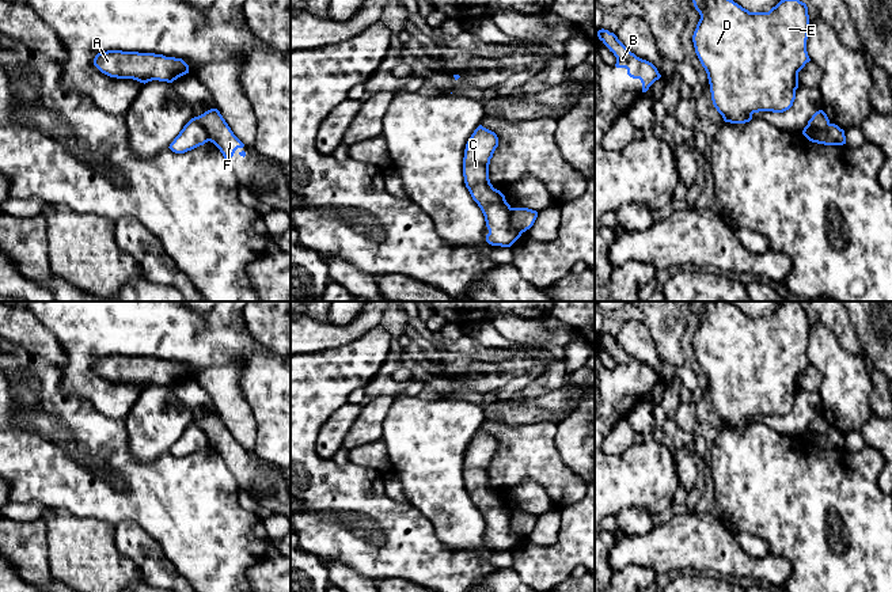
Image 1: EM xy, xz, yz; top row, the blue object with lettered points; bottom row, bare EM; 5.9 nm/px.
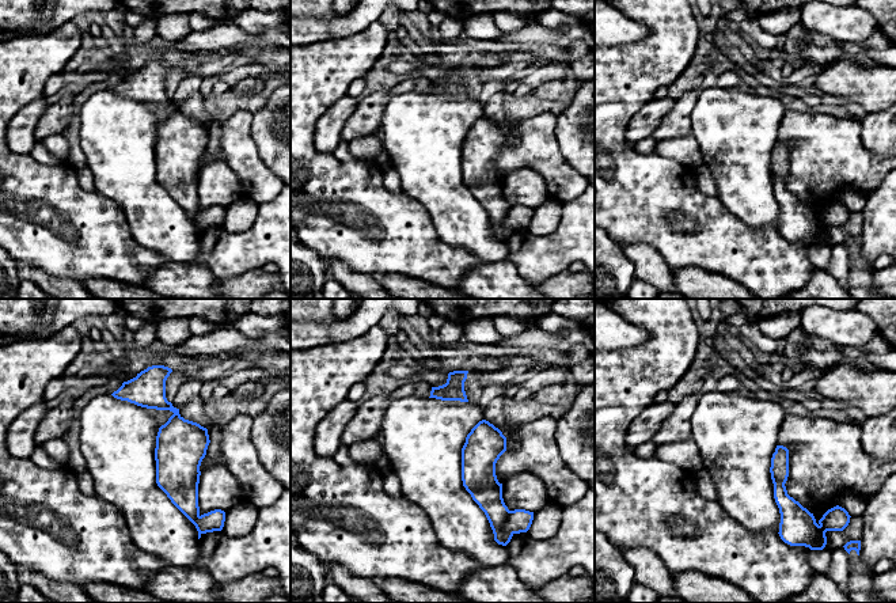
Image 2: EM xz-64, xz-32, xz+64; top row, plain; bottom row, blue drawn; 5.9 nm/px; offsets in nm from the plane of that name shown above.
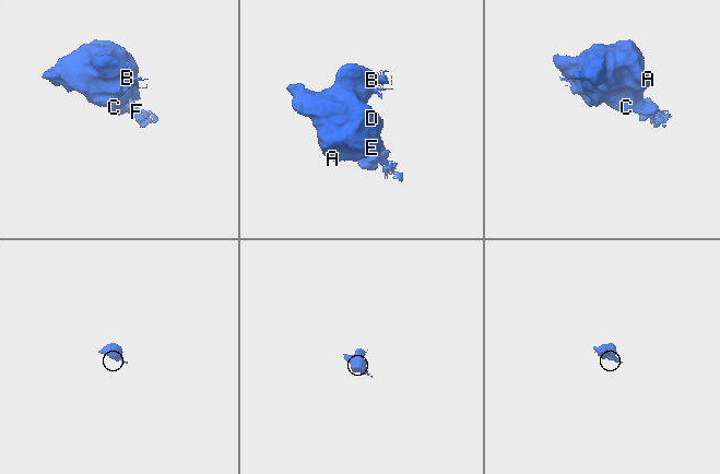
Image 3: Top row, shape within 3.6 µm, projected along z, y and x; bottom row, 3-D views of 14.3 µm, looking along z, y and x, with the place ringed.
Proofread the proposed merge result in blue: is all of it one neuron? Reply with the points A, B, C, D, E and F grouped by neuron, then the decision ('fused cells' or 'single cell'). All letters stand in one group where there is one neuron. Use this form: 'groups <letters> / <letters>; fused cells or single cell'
groups A B C D E / F; fused cells

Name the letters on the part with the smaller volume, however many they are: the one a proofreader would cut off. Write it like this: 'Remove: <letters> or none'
Remove: F

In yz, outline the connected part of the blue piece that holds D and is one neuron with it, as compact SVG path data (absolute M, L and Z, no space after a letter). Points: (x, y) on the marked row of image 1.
M692 0L701 19L692 35L695 53L705 68L711 100L725 122L745 124L754 113L783 113L793 106L798 72L811 61L806 52L809 34L808 7L800 0L781 0L768 12L749 12L733 0Z

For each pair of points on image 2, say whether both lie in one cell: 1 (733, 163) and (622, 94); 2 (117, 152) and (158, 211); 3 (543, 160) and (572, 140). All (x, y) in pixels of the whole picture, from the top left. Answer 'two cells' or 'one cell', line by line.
1: two cells
2: one cell
3: two cells

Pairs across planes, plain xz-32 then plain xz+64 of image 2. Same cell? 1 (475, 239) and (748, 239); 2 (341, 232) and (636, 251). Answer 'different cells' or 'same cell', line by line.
1: different cells
2: different cells

